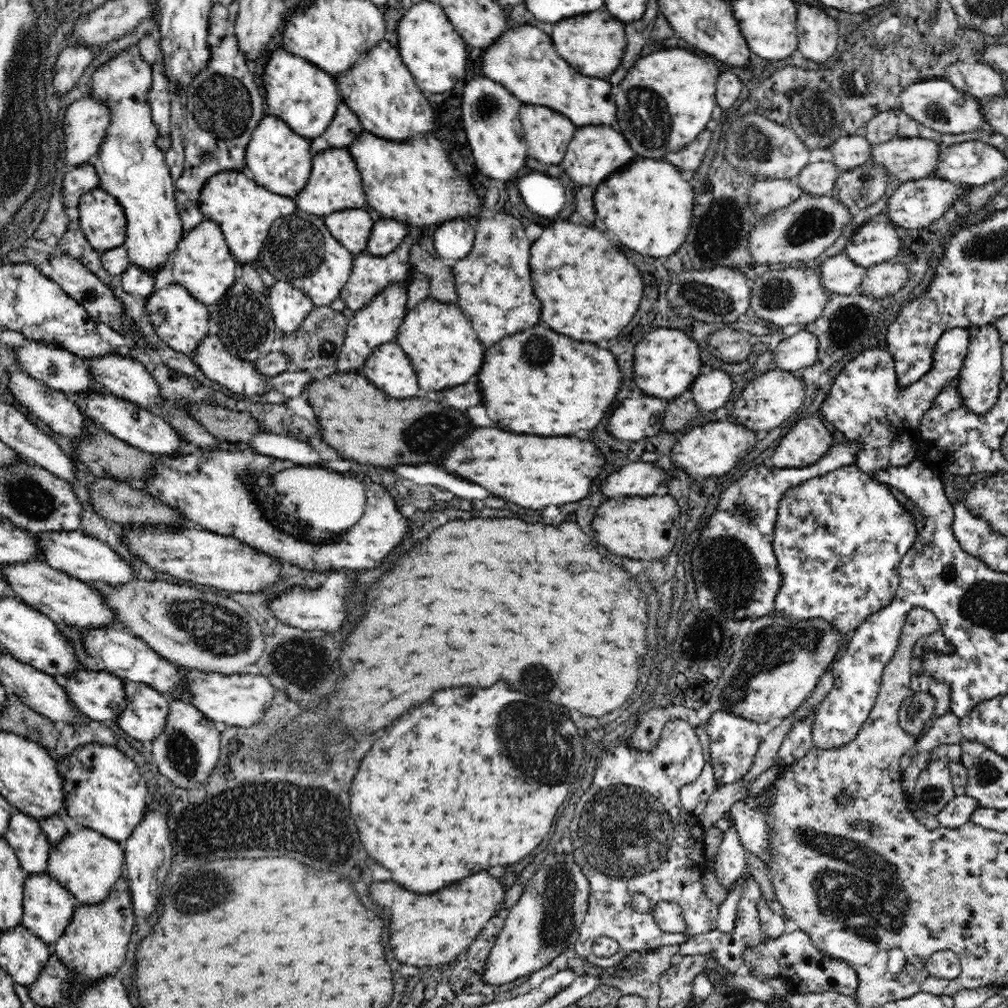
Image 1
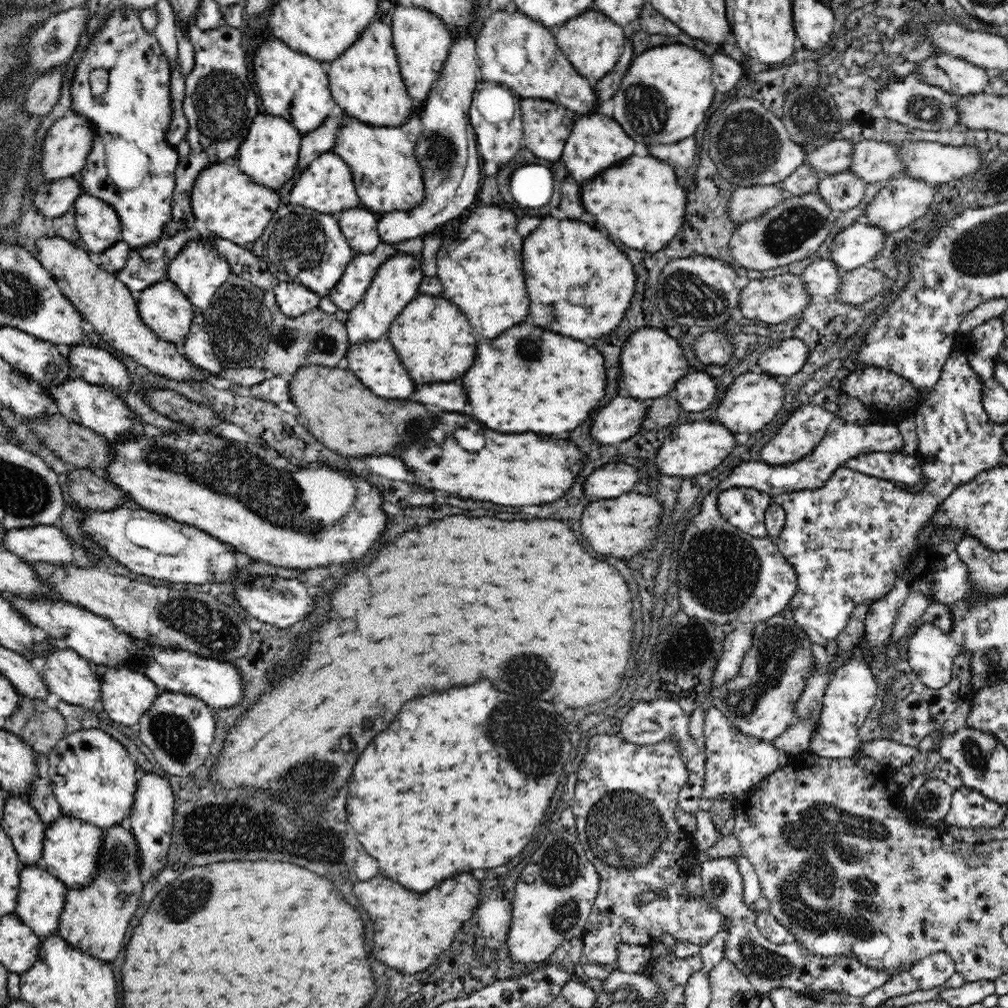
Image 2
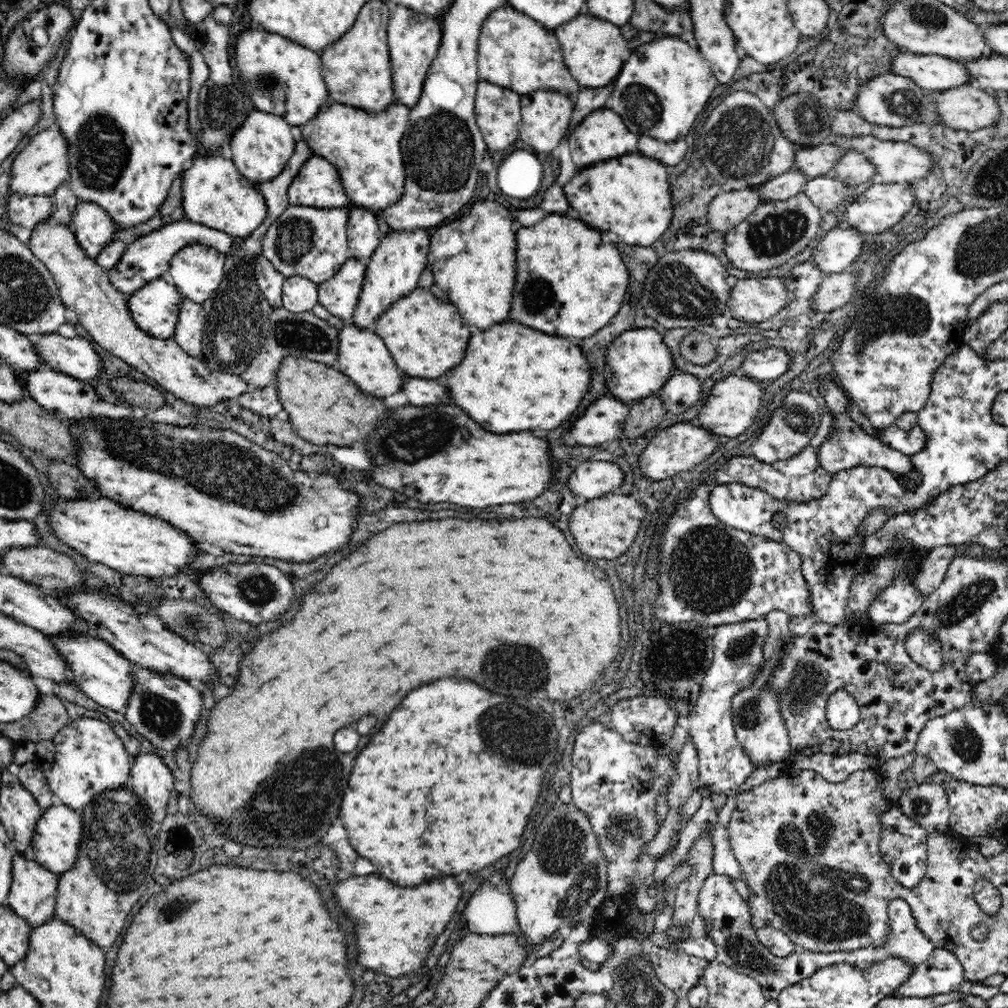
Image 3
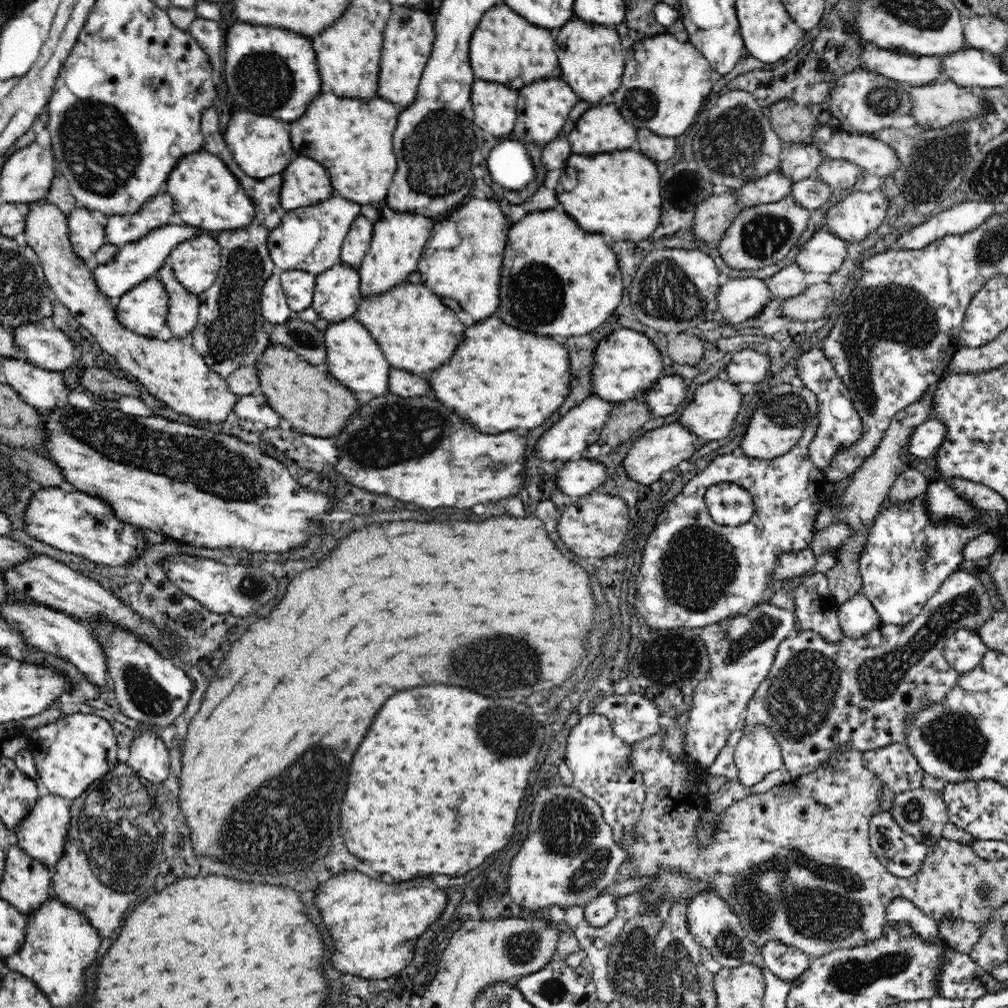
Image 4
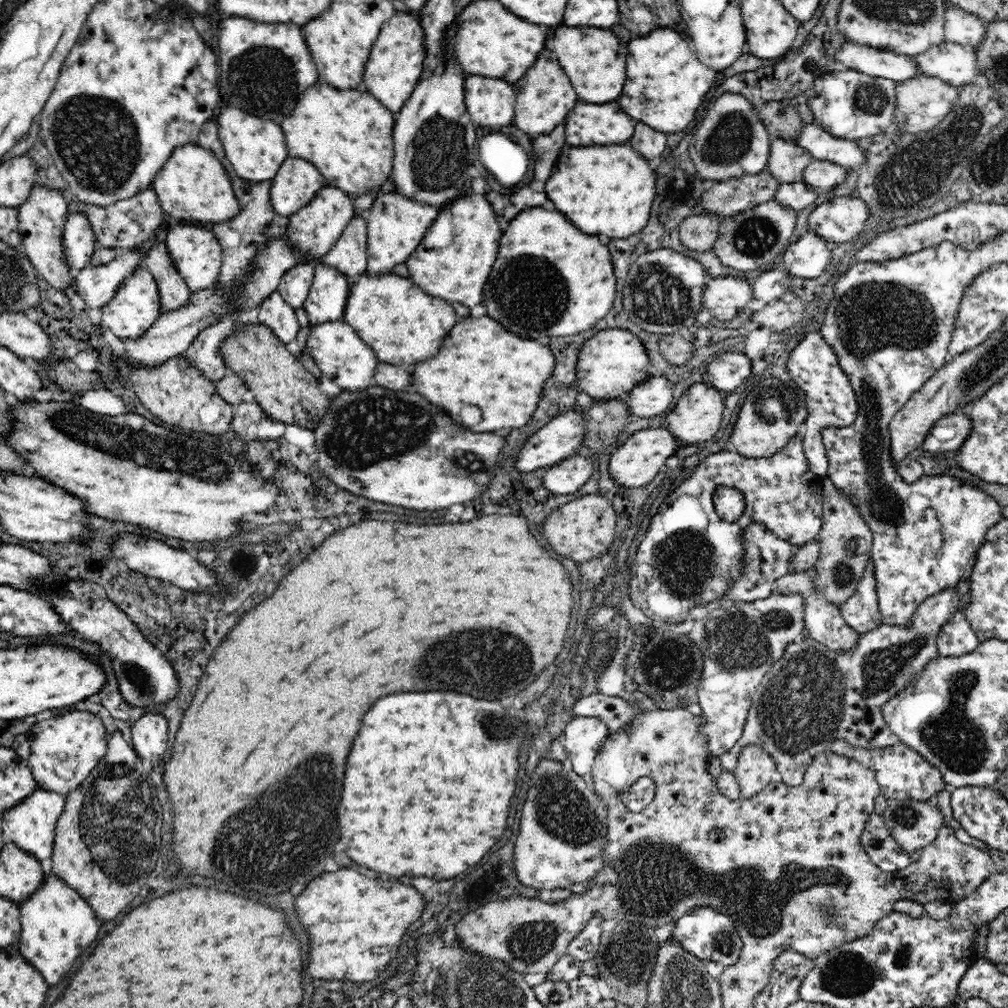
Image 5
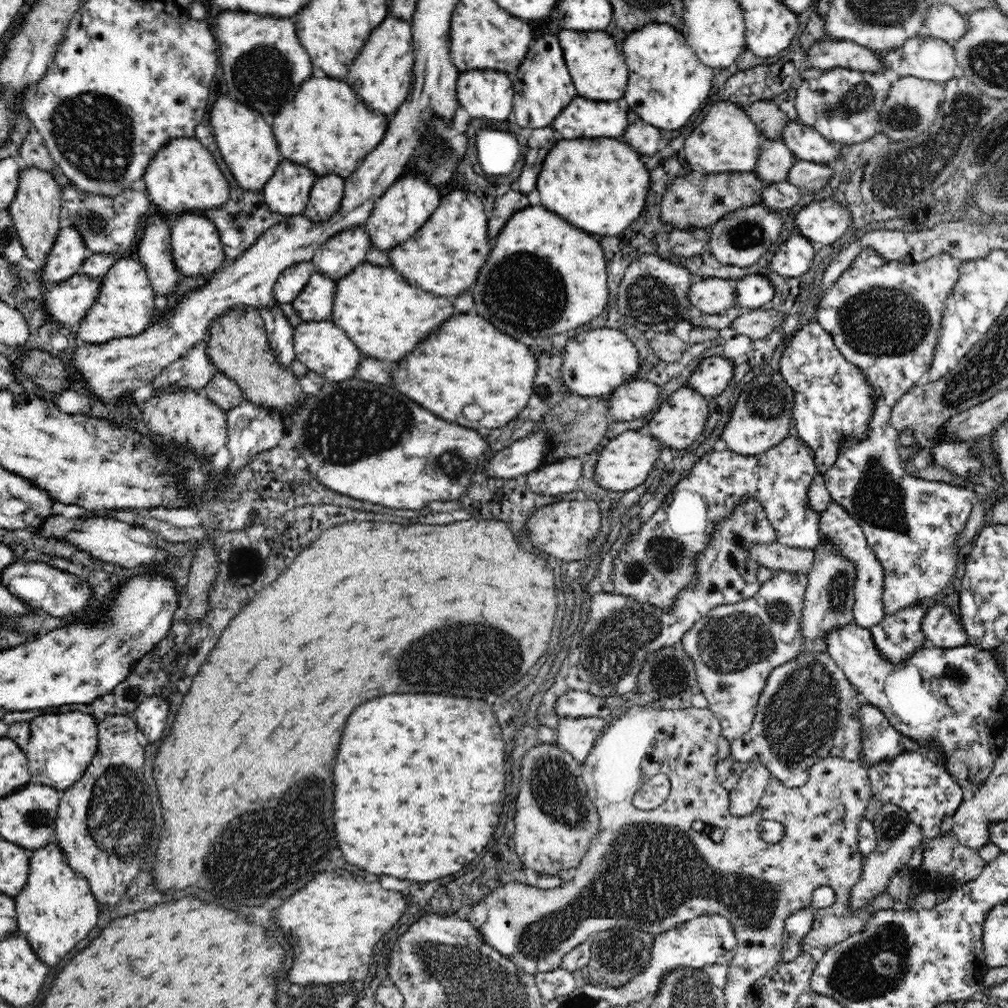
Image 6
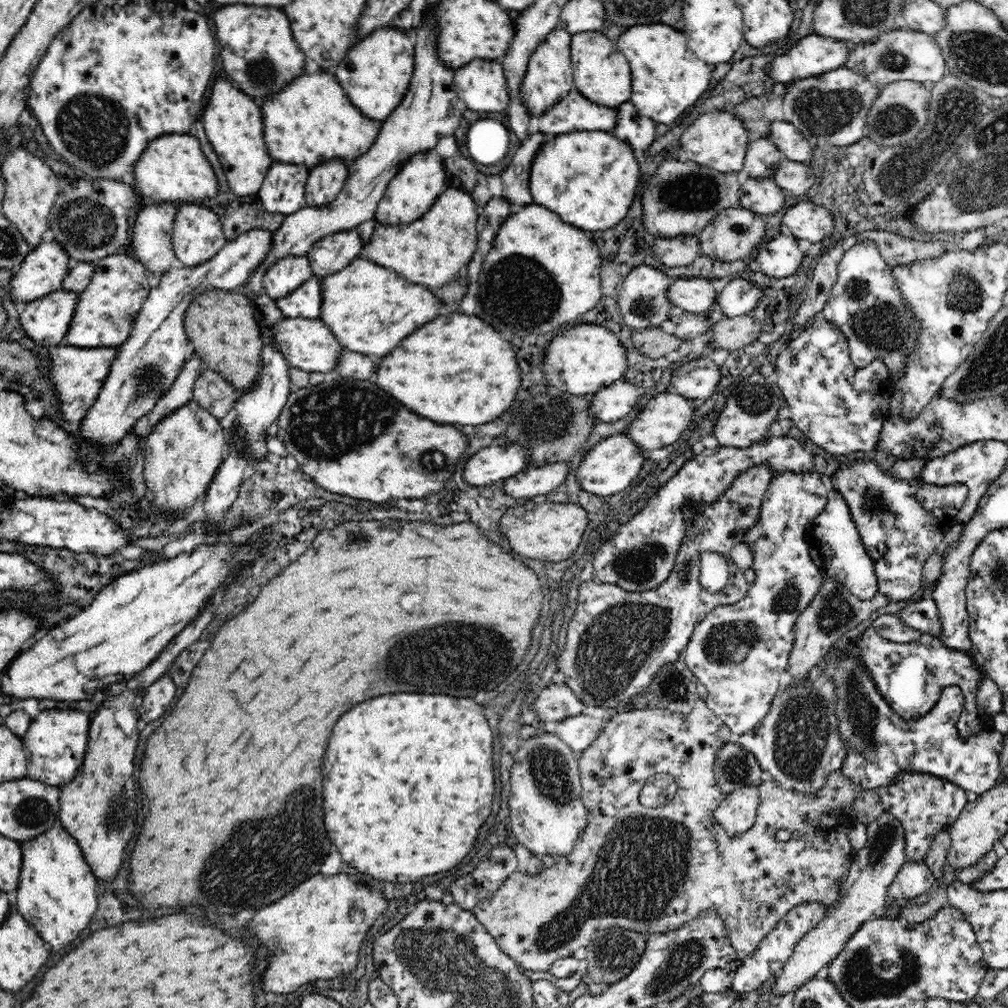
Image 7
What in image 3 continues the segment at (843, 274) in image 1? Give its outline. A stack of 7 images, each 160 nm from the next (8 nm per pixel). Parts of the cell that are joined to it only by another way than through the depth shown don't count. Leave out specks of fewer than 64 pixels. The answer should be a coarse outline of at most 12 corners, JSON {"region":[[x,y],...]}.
{"region":[[807,261],[782,282],[793,297],[811,301],[826,274]]}

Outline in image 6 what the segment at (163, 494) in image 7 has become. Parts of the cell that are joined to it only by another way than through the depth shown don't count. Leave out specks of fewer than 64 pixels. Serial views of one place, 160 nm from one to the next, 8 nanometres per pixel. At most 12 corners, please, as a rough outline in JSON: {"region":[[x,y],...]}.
{"region":[[206,392],[154,393],[150,432],[208,458],[228,440],[227,412]]}

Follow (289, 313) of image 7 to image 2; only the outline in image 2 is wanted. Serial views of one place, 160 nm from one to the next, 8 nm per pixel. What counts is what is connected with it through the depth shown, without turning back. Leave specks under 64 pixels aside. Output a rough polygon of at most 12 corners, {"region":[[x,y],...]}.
{"region":[[380,242],[371,254],[355,254],[328,294],[338,309],[363,300],[379,267],[395,246]]}

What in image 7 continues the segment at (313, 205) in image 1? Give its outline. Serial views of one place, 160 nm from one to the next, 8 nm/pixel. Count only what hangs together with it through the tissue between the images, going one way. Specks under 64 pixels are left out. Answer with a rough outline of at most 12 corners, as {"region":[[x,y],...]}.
{"region":[[274,162],[257,195],[271,213],[307,206],[307,165]]}

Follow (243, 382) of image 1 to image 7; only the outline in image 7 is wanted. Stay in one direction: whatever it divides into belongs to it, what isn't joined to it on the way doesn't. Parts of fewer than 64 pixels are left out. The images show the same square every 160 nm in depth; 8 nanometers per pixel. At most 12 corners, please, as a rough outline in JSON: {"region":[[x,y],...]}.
{"region":[[145,200],[132,234],[137,260],[162,277],[177,267],[178,204]]}

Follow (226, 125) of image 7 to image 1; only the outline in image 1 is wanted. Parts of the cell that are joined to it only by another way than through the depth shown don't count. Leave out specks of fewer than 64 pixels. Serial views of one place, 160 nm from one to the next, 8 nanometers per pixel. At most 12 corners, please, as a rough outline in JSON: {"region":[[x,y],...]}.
{"region":[[266,114],[244,169],[295,198],[310,180],[309,139]]}

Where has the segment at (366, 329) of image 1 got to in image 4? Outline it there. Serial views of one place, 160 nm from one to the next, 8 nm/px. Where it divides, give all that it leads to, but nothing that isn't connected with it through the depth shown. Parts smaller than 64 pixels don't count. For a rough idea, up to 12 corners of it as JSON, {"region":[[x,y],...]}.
{"region":[[387,204],[357,270],[362,295],[408,283],[436,223]]}

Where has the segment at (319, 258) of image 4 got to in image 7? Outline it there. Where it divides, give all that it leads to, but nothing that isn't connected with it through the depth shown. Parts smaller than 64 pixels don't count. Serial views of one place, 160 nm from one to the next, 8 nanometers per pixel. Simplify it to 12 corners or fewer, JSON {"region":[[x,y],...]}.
{"region":[[326,160],[309,169],[308,207],[328,206],[342,190],[349,163]]}

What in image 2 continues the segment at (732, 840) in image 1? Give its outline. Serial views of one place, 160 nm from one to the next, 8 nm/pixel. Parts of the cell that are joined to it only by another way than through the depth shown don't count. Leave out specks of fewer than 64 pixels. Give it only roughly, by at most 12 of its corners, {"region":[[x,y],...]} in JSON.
{"region":[[735,860],[699,864],[726,923],[724,958],[772,989],[864,997],[899,968],[770,942],[745,905]]}

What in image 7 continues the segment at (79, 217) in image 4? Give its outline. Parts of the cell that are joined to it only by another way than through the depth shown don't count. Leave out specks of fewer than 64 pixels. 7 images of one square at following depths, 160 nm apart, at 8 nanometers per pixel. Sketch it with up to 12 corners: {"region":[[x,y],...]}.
{"region":[[41,242],[11,281],[13,302],[38,301],[63,288],[69,258]]}

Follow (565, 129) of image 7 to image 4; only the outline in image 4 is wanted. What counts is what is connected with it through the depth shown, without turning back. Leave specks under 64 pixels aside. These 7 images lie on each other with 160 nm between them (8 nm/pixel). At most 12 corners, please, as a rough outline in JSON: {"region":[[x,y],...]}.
{"region":[[592,106],[569,140],[574,154],[628,150],[636,128]]}

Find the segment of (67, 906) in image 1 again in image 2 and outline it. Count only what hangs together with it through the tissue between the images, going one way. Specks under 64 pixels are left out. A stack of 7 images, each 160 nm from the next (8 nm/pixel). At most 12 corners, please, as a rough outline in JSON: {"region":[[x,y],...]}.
{"region":[[22,866],[15,914],[41,938],[58,930],[68,887]]}

